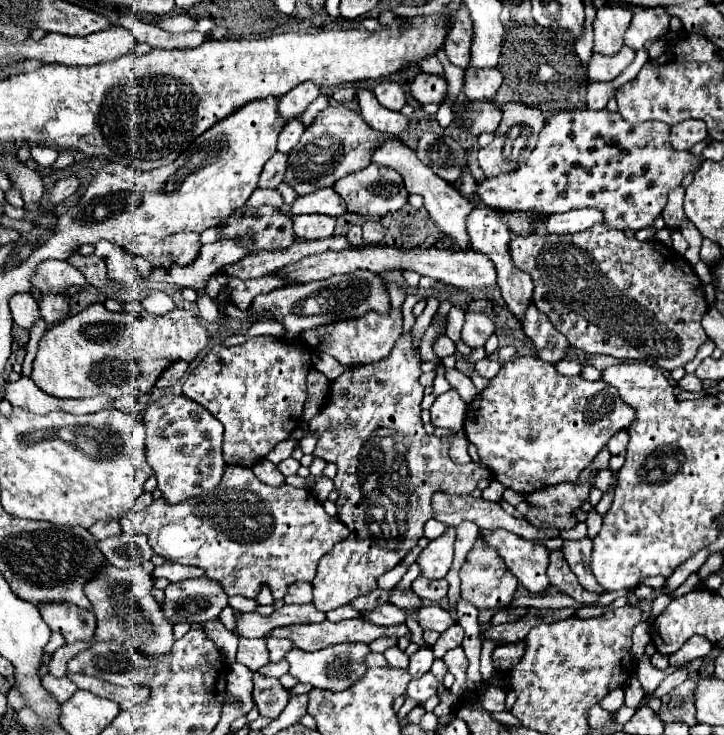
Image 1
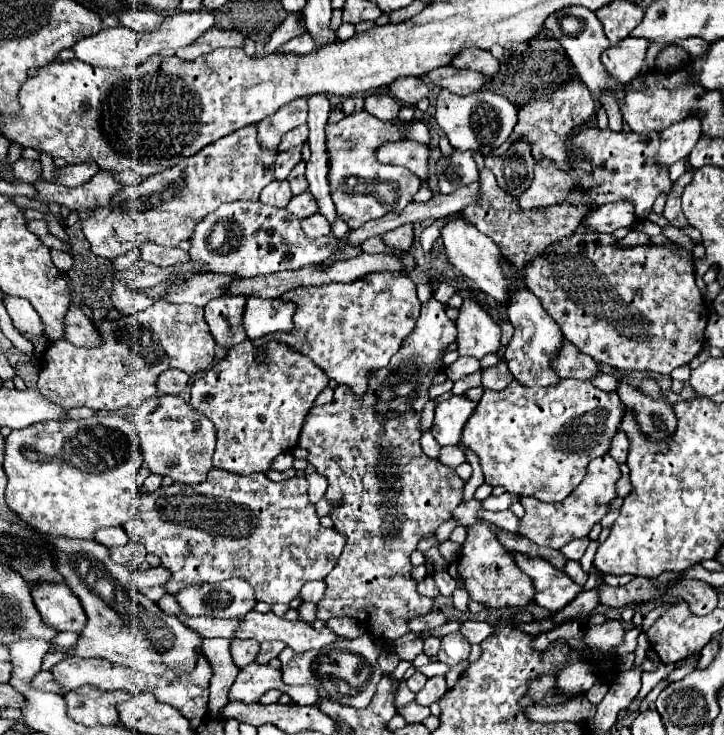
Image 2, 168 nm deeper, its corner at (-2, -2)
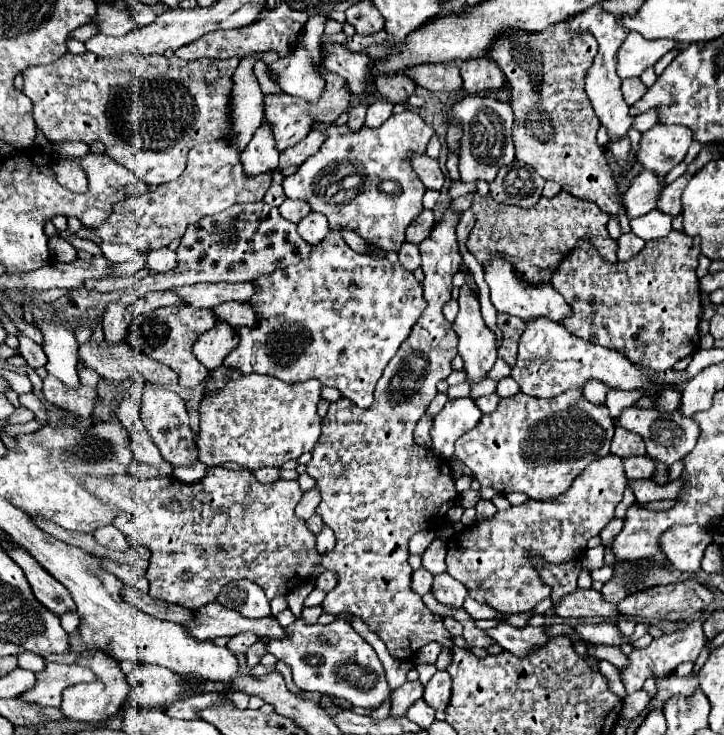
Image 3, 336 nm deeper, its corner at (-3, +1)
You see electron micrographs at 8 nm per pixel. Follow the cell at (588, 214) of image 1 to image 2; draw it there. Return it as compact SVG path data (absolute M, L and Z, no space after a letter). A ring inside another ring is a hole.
M612 202L594 208L584 220L582 226L590 226L598 232L612 234L618 228L630 228L636 222L632 202Z

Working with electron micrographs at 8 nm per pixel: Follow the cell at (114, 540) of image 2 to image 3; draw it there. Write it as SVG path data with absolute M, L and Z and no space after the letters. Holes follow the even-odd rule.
M105 525L101 529L97 529L93 533L93 537L97 539L97 543L109 547L109 549L115 549L115 551L127 551L131 545L129 545L129 539L127 535L123 535L117 527L113 525Z

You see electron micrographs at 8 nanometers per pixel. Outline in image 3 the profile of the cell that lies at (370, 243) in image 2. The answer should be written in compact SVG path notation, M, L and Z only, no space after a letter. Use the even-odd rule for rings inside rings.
M403 243L399 253L399 263L407 269L407 271L415 271L417 267L421 267L421 253L419 253L419 245L415 243Z

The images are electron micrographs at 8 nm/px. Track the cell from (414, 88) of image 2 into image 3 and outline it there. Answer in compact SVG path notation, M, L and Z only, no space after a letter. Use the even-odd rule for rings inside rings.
M391 75L391 77L375 77L377 91L391 103L405 103L415 93L415 83L407 75Z

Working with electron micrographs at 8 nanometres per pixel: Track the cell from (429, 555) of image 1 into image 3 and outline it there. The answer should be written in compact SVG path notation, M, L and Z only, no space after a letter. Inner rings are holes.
M447 573L435 575L431 591L439 603L453 605L453 607L461 607L465 601L465 595L467 595L465 585L459 583L457 579L451 579L451 575L447 575Z

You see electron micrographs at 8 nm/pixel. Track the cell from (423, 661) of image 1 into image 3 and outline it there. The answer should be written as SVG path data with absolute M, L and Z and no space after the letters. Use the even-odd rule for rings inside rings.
M419 679L405 683L397 691L393 691L393 695L391 695L391 715L393 717L403 717L407 707L421 697L423 697L423 685L421 685Z

